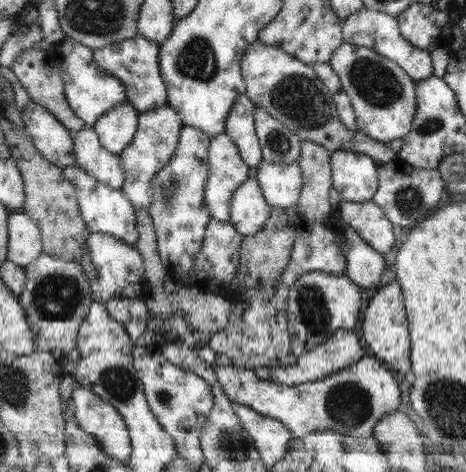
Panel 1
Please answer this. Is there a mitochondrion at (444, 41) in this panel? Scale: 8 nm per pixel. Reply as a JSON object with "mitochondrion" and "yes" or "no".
{"mitochondrion":"no"}

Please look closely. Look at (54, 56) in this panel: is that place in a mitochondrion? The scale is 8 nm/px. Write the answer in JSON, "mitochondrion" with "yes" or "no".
{"mitochondrion":"no"}

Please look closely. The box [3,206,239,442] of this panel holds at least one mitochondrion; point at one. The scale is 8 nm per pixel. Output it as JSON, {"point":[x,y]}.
{"point":[55,297]}

